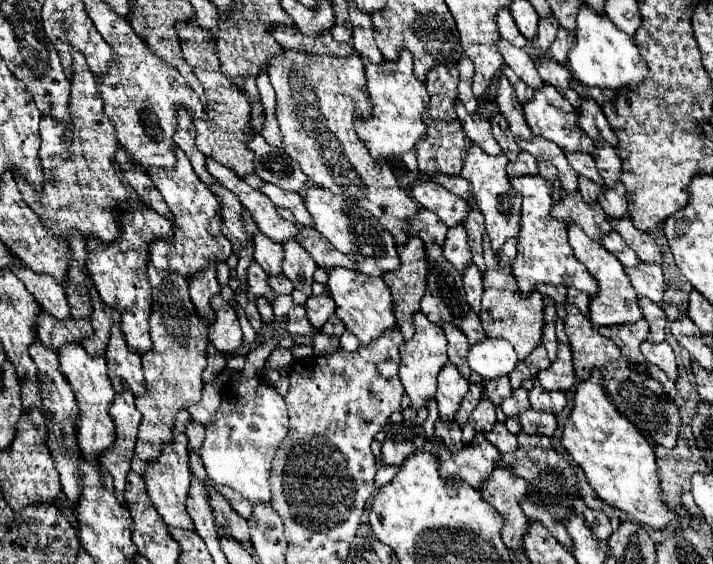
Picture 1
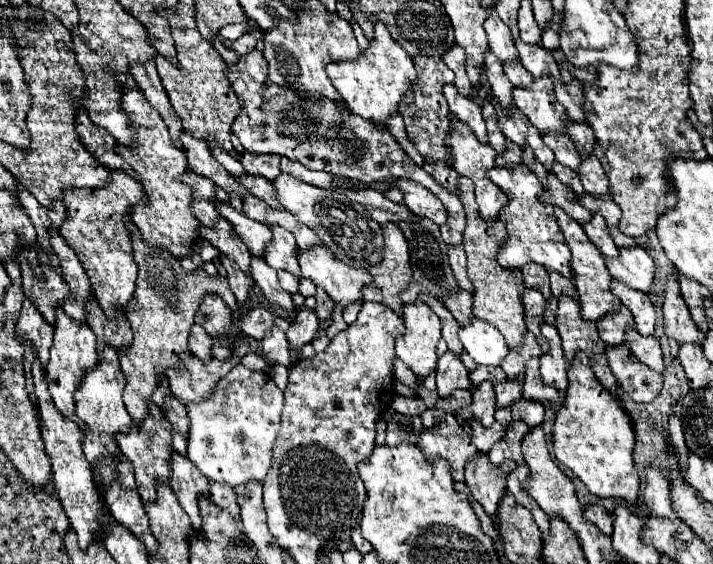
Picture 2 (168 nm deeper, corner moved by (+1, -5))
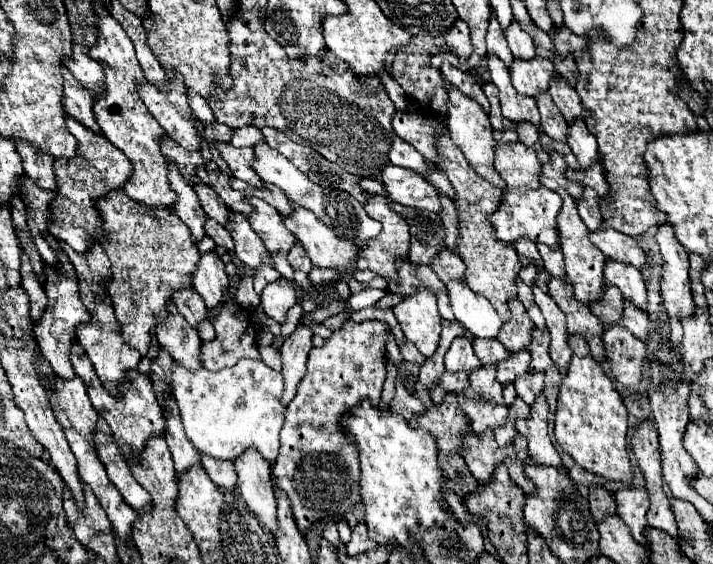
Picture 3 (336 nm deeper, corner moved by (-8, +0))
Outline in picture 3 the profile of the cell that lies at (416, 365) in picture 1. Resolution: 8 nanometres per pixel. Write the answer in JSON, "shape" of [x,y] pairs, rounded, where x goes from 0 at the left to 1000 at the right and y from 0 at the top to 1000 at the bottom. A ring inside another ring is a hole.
{"shape":[[[586,509],[578,523],[567,527],[553,548],[553,559],[567,594],[583,612],[595,633],[606,633],[617,605],[617,555],[612,527],[597,509]]]}

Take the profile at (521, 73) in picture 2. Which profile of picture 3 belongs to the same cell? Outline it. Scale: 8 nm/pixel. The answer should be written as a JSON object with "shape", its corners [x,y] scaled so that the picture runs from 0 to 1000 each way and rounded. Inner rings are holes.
{"shape":[[[718,34],[718,44],[712,44],[710,51],[712,51],[710,69],[712,69],[712,80],[718,87],[718,98],[729,101],[729,105],[746,105],[752,98],[749,73],[743,69],[743,62],[738,55],[732,55],[727,37]]]}

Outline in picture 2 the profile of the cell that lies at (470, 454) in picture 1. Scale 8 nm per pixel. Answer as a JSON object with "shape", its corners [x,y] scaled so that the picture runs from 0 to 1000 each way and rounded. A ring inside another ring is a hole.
{"shape":[[[627,734],[616,755],[593,762],[588,794],[602,819],[621,812],[633,823],[633,844],[638,855],[652,851],[652,823],[661,812],[672,809],[669,791],[661,780],[661,759],[644,752],[635,734]]]}

